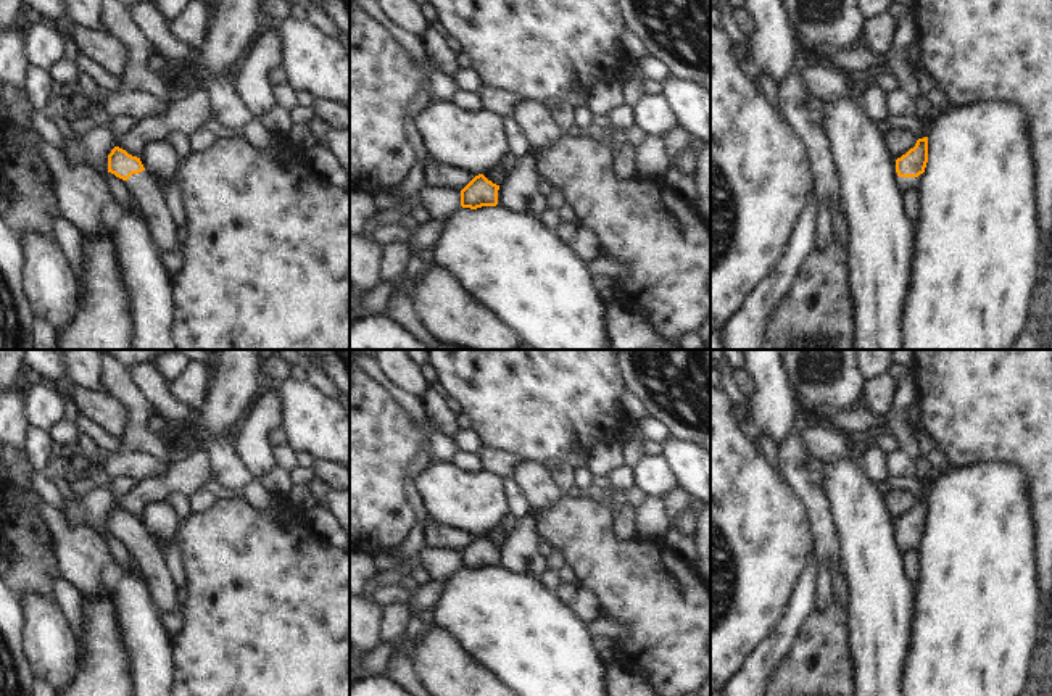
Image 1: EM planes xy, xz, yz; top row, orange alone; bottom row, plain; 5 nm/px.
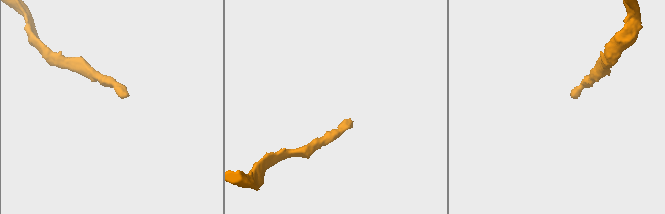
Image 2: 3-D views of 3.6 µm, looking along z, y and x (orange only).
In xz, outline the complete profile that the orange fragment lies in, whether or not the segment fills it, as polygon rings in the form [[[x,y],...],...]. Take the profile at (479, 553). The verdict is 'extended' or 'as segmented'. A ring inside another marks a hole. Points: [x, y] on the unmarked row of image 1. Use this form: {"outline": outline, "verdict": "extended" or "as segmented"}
{"outline": [[[478,535],[461,551],[461,567],[470,570],[496,567],[498,551],[499,546]]], "verdict": "as segmented"}

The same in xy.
{"outline": [[[114,508],[108,516],[108,533],[127,543],[159,614],[177,611],[180,606],[176,601],[176,585],[169,578],[161,551],[140,519]]], "verdict": "extended"}

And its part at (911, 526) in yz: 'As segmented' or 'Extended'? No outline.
Extended

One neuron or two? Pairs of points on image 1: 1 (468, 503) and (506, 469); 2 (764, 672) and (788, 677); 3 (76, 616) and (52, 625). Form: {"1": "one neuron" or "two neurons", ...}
{"1": "two neurons", "2": "two neurons", "3": "two neurons"}

